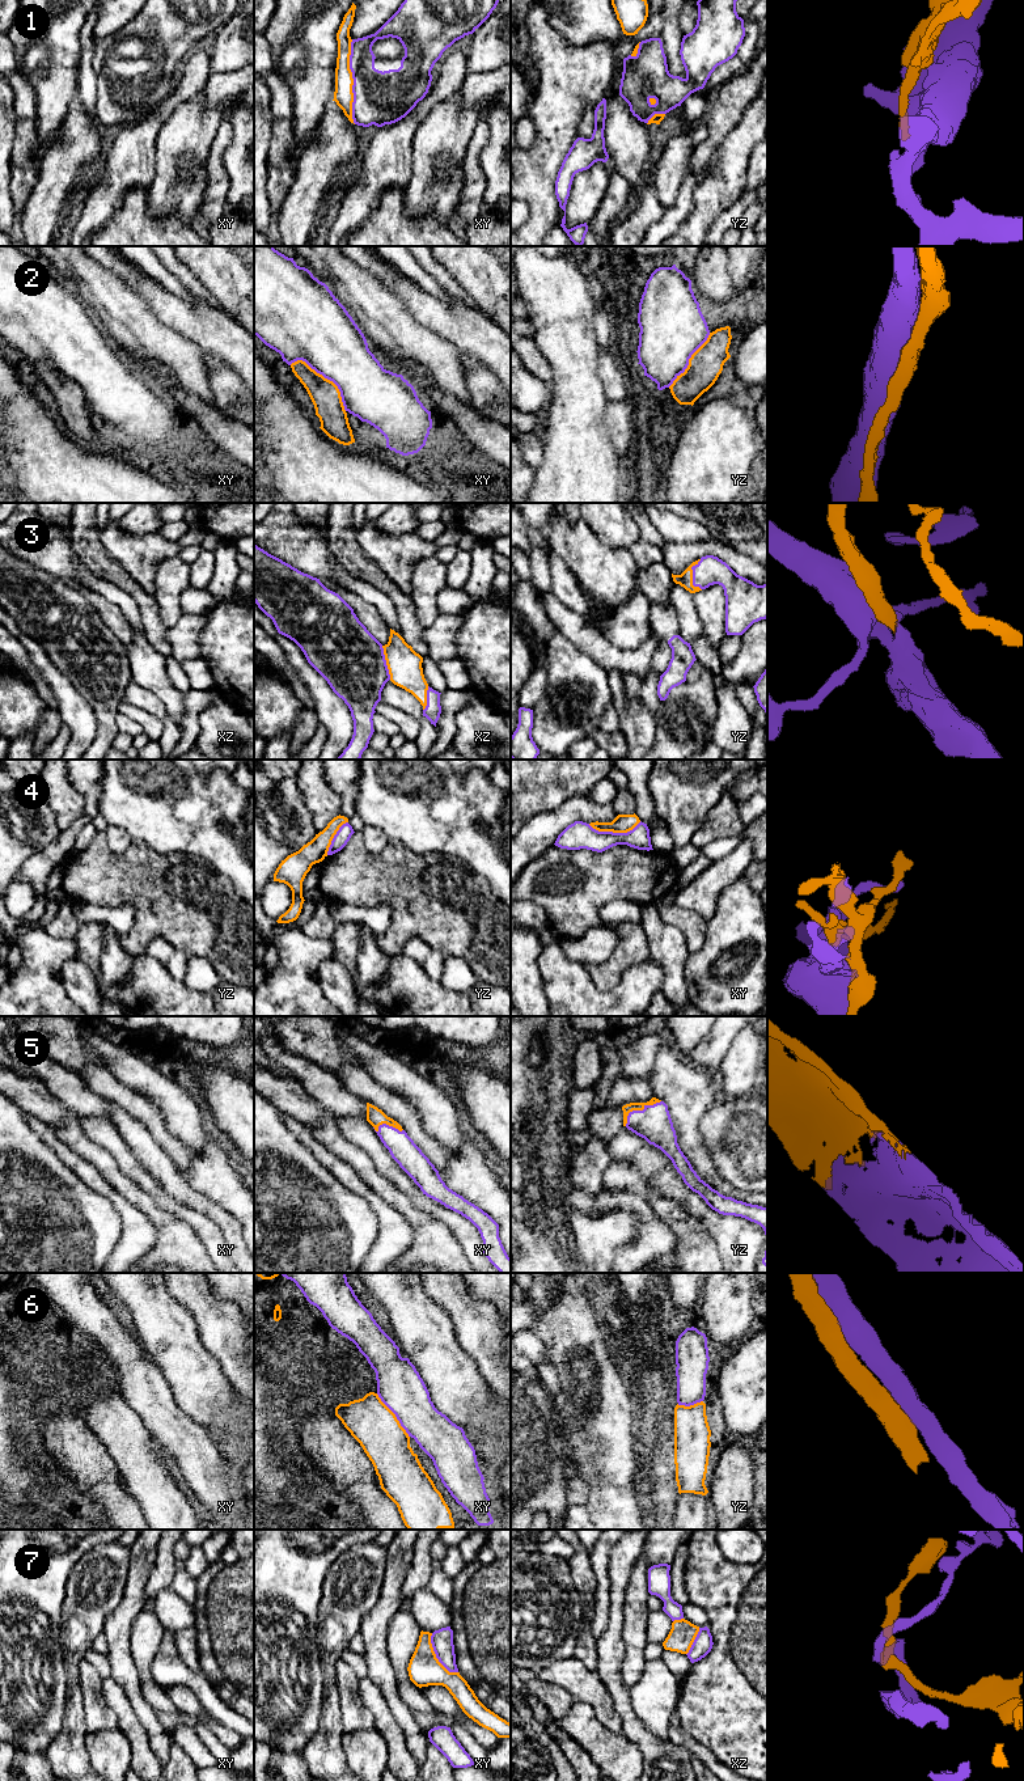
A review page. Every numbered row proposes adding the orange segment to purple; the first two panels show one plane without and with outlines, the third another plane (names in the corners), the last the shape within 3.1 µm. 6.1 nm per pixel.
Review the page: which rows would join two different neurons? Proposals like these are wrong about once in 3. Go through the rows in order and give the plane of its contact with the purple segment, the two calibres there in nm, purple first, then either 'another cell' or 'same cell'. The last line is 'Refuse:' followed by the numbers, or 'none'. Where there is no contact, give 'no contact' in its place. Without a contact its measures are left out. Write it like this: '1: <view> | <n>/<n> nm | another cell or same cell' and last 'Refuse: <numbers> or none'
1: xy | 320/120 nm | same cell
2: xy | 400/180 nm | another cell
3: yz | 180/90 nm | same cell
4: xy | 160/110 nm | another cell
5: yz | 220/60 nm | same cell
6: xy | 280/280 nm | another cell
7: xy | 140/200 nm | another cell
Refuse: 2, 4, 6, 7

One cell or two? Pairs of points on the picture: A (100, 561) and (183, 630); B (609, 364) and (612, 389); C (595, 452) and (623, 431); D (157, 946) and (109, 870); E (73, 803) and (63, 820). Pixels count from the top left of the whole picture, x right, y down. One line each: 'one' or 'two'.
A: two
B: one
C: two
D: two
E: one

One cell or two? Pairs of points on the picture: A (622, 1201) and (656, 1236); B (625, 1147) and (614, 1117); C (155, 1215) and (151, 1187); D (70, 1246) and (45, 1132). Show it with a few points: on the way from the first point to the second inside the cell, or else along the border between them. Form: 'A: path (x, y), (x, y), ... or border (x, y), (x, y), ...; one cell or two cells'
A: path (633, 1204), (652, 1226); one cell
B: border (623, 1126), (608, 1143); two cells
C: border (132, 1180), (159, 1209), (180, 1219); two cells
D: border (28, 1122), (70, 1167); two cells

